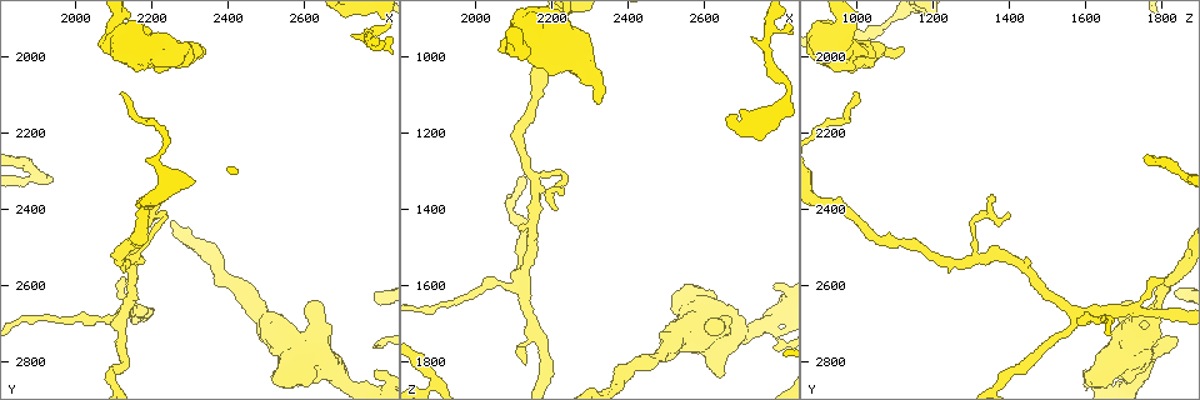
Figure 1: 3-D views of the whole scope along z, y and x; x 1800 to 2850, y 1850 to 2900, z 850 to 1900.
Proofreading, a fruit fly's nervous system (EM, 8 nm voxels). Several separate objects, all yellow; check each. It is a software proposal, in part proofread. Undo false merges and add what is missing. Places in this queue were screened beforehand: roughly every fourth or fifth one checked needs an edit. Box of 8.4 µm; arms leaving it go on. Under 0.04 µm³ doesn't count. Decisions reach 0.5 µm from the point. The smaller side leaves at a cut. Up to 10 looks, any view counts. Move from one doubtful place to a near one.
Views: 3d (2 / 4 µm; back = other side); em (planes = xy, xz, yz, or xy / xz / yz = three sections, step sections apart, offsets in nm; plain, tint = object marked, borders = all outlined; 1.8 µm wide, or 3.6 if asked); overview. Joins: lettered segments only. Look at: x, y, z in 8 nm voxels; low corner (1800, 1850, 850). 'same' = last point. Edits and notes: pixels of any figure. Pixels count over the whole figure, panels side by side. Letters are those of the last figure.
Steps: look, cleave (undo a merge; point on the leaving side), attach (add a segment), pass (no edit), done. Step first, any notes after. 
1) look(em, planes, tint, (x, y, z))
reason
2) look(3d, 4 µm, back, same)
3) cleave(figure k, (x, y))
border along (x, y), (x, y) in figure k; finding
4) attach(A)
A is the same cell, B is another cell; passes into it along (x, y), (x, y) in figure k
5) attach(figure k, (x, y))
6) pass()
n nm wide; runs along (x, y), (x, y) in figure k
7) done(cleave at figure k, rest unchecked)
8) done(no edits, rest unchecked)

look(em, 3.6 µm, xz, step 4, borders, (2085, 1940, 995))
an open end

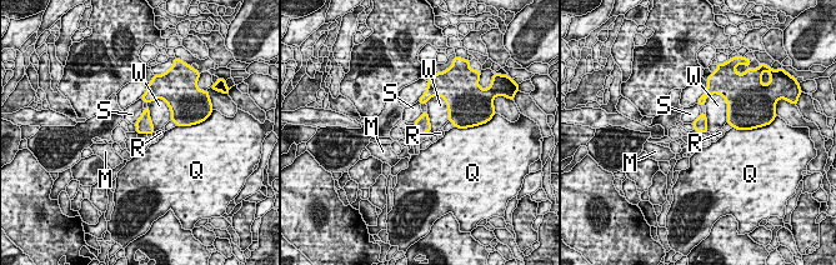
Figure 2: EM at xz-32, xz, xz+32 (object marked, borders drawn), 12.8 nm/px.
pass()
M, Q, R, S and W are other cells; border along (148, 101), (161, 99), (171, 120) in figure 2; no lettered segment goes on from it

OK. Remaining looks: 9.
look(3d, 2 µm, (2315, 1980, 1125))
an open end

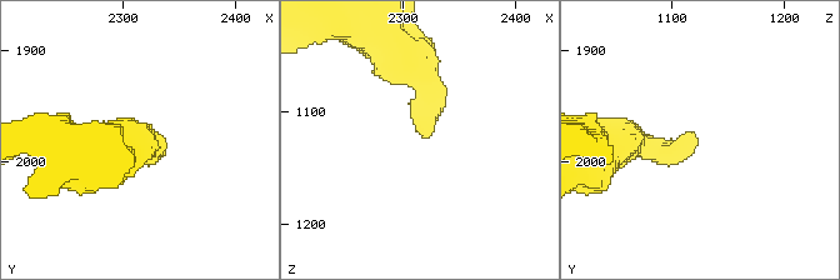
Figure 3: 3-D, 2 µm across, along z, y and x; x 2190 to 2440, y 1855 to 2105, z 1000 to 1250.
look(em, planes, borders, (2314, 1974, 1116))
now the EM

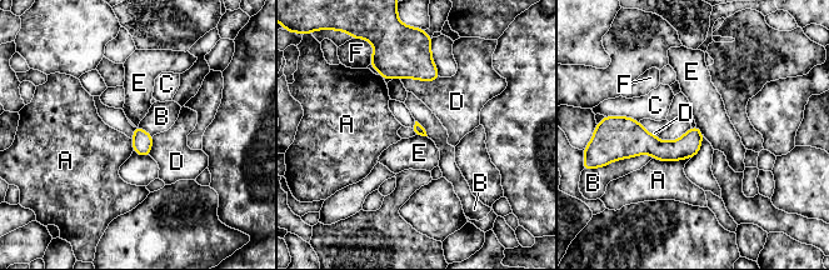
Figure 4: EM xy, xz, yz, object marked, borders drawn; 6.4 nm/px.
pass()
A, B, C, D, E and F are other cells; runs along (622, 124), (655, 148), (699, 138) in figure 4; none of them fits

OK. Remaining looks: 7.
look(3d, 2 µm, (2125, 2670, 1570))
abrupt turn

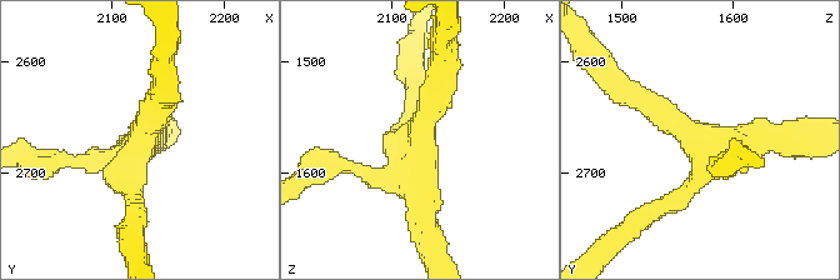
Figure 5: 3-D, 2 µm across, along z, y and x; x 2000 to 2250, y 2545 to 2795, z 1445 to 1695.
look(em, planes, plain, (2126, 2676, 1572))
4 arms

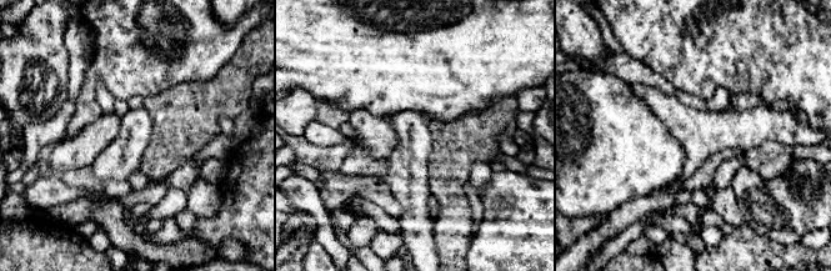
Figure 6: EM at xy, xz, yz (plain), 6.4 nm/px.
look(em, planes, borders, same)

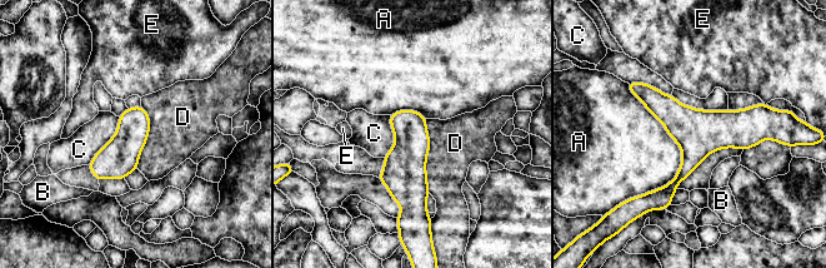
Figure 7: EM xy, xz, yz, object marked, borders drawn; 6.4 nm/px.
pass()
A touches over 750 nm; A, B, C, D and E are other cells; border along (425, 119), (430, 193) in figure 7; all the same neuron

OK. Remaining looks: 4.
look(3d, 2 µm, (2130, 2585, 1800))
tapers out

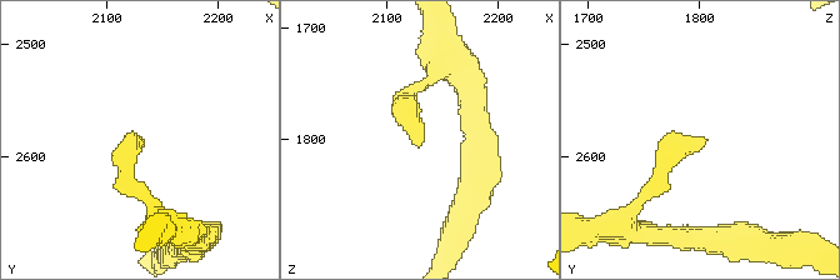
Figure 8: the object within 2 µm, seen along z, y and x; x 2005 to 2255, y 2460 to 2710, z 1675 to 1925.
look(em, xz, step 4, borders, (2132, 2584, 1798))
shape alone is not enough

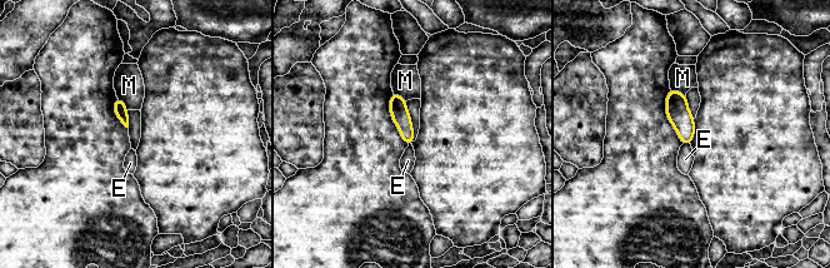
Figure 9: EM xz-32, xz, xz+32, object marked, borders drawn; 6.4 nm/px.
look(em, planes, borders, same)

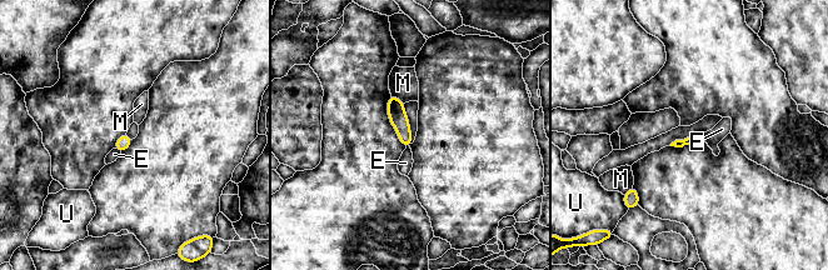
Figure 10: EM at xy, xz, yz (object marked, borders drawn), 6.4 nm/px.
pass()
E, M and U are other cells; runs along (392, 99), (407, 143) in figure 10; none of them fits

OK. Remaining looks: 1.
look(em, planes, borders, (2620, 2635, 1720))
stops while still wide

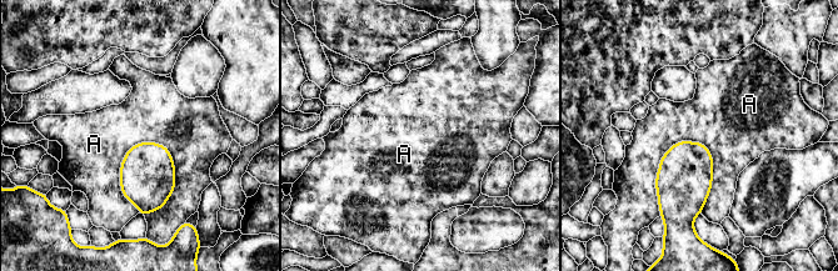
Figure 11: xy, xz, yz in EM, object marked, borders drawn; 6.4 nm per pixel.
pass()
A is another cell; border along (153, 141), (174, 190), (144, 215) in figure 11; none of them fits

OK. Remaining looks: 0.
done(no edits, rest unchecked)

